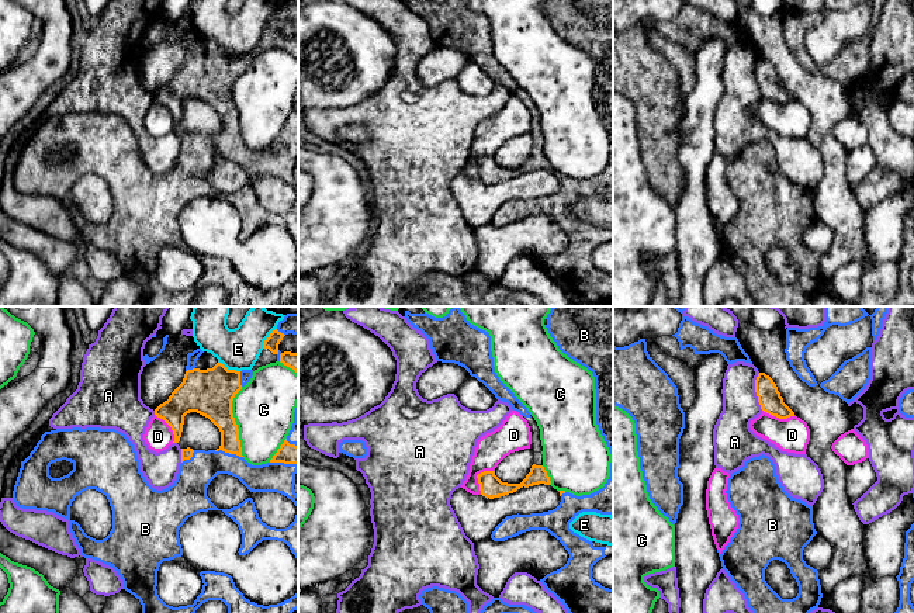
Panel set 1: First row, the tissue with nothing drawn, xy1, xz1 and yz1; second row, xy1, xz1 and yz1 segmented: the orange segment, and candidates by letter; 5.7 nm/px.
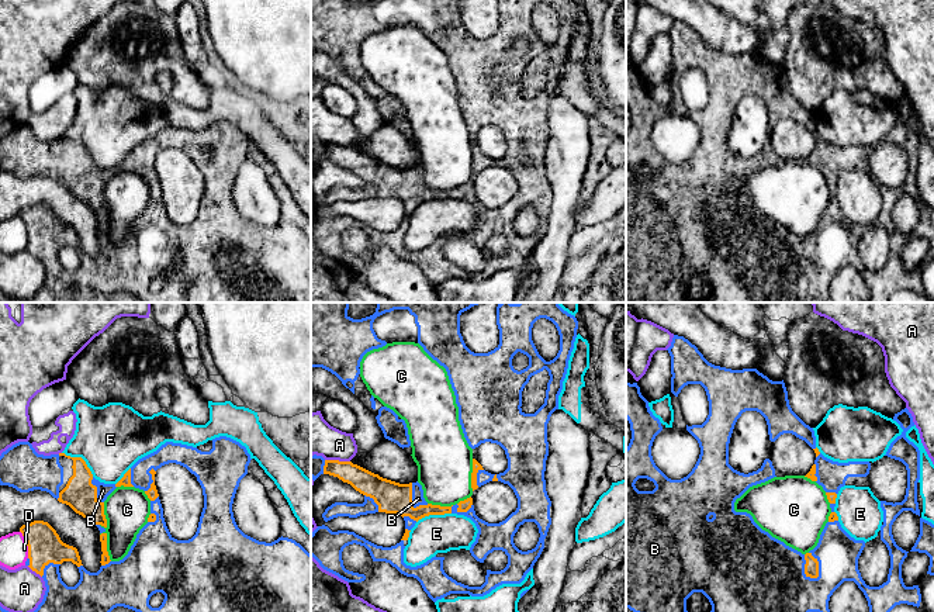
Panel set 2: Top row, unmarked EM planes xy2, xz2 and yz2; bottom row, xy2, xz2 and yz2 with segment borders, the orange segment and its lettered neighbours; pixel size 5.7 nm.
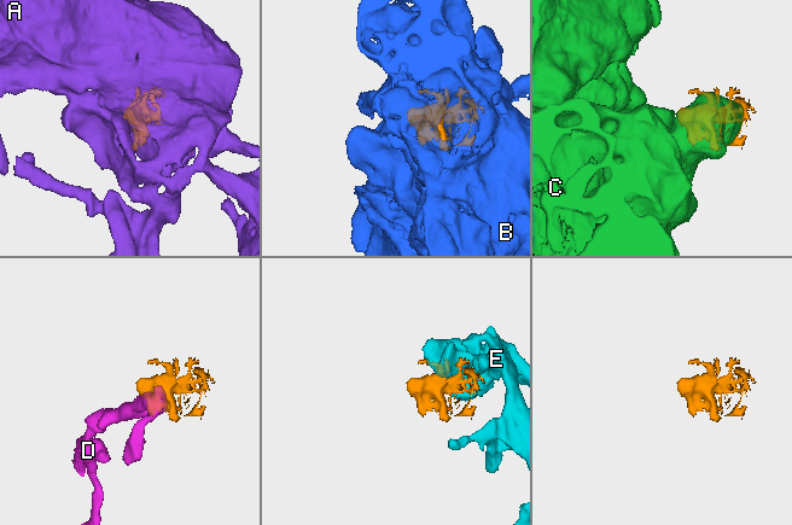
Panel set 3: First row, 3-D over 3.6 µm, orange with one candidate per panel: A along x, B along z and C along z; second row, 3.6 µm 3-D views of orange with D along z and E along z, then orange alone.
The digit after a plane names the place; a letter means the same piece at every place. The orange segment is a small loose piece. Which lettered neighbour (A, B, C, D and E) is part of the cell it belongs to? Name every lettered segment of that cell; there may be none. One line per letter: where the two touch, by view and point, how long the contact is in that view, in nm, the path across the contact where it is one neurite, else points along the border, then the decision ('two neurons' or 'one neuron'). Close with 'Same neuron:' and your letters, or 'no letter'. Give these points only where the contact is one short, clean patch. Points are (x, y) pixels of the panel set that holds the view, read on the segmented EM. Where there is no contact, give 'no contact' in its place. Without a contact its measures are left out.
A: contact yz1 (755, 391); length 220 nm; two neurons
B: contact yz2 (817, 566); length 170 nm; one neuron
C: contact xy1 (235, 422); length 400 nm; two neurons
D: contact xz1 (477, 477); length 170 nm; border xz1 (494, 470), (485, 470), (477, 475), (480, 494); two neurons
E: contact xy2 (80, 457); length 240 nm; two neurons
Same neuron: B

